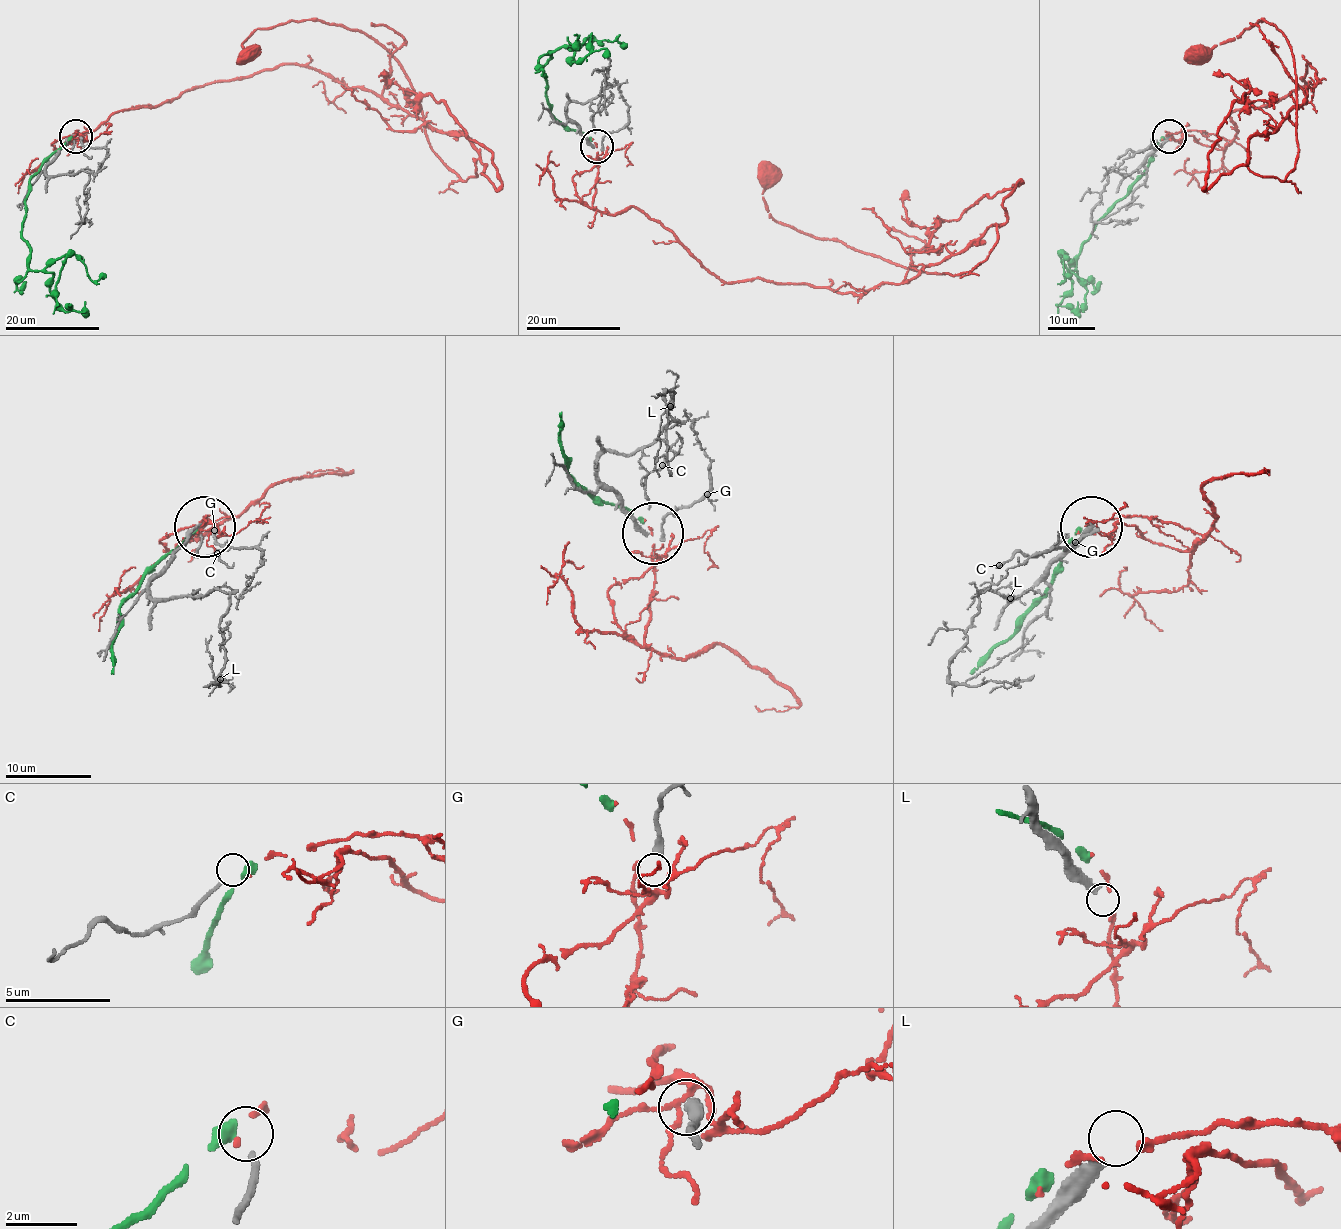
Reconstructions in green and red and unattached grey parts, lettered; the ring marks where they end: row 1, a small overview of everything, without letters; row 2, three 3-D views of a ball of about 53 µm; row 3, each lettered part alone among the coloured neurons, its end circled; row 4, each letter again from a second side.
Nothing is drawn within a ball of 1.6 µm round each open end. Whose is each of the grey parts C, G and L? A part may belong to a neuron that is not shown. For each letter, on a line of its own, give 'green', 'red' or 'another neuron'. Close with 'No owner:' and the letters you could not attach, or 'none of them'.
C: red
G: another neuron
L: another neuron
No owner: G, L

